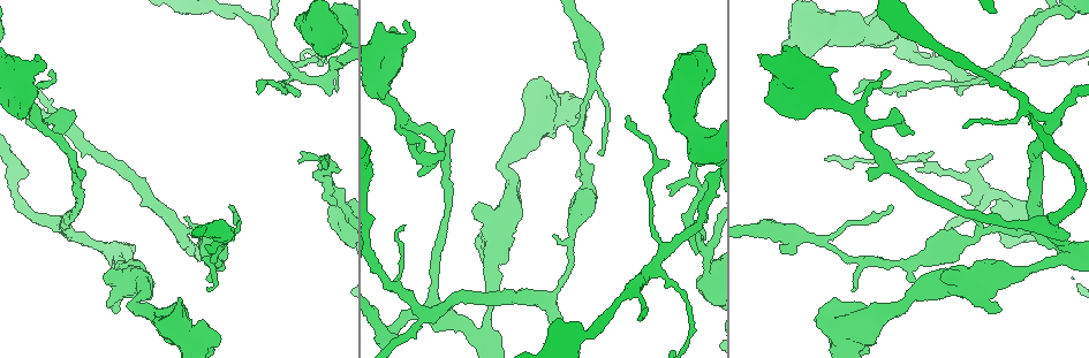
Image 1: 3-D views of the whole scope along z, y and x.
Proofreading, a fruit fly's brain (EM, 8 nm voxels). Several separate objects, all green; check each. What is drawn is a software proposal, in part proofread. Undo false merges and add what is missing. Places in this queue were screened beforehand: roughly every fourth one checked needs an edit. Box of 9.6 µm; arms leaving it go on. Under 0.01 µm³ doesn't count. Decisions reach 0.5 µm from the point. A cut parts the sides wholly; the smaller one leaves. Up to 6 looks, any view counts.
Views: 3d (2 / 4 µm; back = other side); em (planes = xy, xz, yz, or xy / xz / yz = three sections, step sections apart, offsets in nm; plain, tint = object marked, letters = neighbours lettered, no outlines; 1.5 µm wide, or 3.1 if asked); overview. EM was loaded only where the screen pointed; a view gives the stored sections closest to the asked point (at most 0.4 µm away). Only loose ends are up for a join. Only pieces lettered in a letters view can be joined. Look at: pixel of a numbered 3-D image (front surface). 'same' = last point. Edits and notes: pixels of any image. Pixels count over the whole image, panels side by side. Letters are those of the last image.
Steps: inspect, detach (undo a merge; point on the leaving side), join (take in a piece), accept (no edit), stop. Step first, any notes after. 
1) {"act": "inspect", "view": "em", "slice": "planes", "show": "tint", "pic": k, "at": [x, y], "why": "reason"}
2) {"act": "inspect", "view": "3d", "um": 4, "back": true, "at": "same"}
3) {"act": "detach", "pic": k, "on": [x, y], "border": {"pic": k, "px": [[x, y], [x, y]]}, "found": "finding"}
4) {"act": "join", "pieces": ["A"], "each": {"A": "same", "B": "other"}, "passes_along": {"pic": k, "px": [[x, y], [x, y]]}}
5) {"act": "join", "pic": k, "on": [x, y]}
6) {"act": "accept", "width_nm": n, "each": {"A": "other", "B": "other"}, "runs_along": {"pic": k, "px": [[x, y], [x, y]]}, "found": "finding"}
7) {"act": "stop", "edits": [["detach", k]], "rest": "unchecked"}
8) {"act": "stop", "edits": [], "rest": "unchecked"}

{"act": "inspect", "view": "em", "slice": "xy", "step": 8, "show": "letters", "pic": 1, "at": [136, 308], "why": "abrupt turn"}

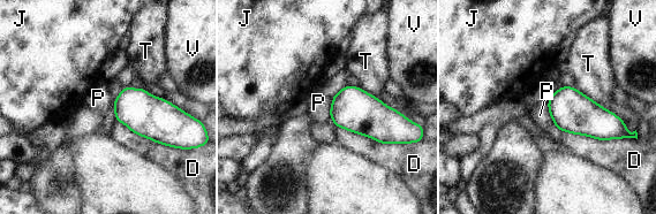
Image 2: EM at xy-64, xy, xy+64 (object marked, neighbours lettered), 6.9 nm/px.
{"act": "accept", "longest_contact_nm": ["D", 550], "each": {"D": "other", "J": "other", "P": "other", "T": "other", "V": "other"}, "found": "all the same neuron"}

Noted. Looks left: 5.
{"act": "inspect", "view": "3d", "um": 2, "pic": 1, "at": [576, 127]}

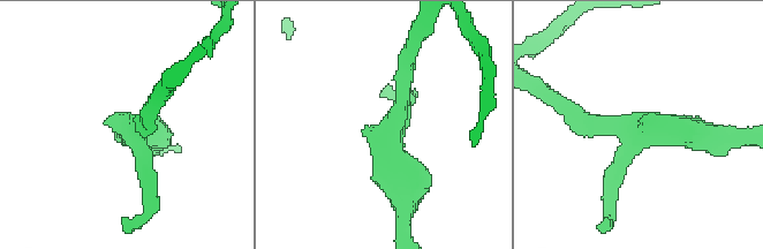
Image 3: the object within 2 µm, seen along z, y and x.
{"act": "inspect", "view": "em", "slice": "planes", "show": "tint", "pic": 3, "at": [129, 129]}

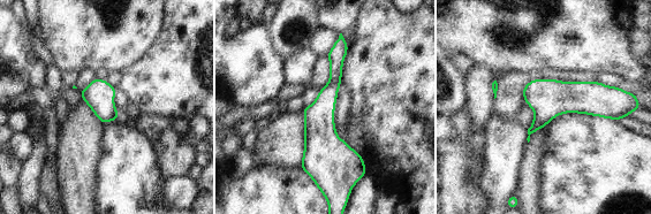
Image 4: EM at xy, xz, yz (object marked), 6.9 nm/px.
{"act": "inspect", "view": "em", "slice": "planes", "show": "letters", "at": "same", "why": "what lies round it"}

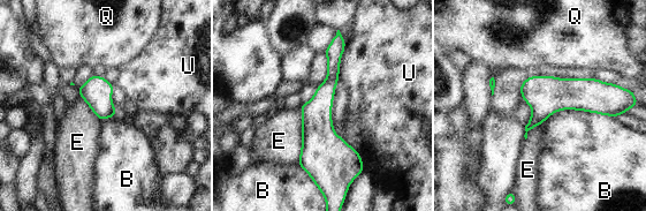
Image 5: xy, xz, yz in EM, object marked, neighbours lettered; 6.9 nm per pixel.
{"act": "accept", "each": {"B": "other", "E": "other", "Q": "other", "U": "other"}, "found": "one neuron here"}

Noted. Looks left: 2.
{"act": "inspect", "view": "em", "slice": "planes", "show": "letters", "pic": 1, "at": [919, 157], "why": "calibre changes"}

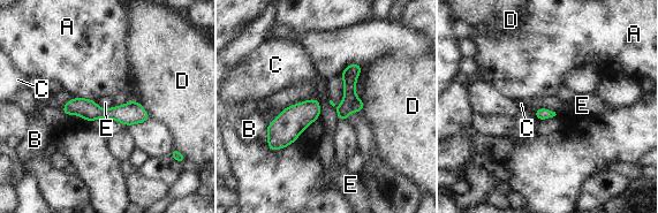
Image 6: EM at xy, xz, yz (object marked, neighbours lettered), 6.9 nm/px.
{"act": "accept", "width_nm": 80, "each": {"A": "other", "B": "other", "C": "other", "D": "other", "E": "other"}, "runs_along": {"pic": 6, "px": [[66, 108], [145, 116]]}, "found": "one neuron here"}

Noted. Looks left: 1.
{"act": "stop", "edits": [], "rest": "unchecked"}

